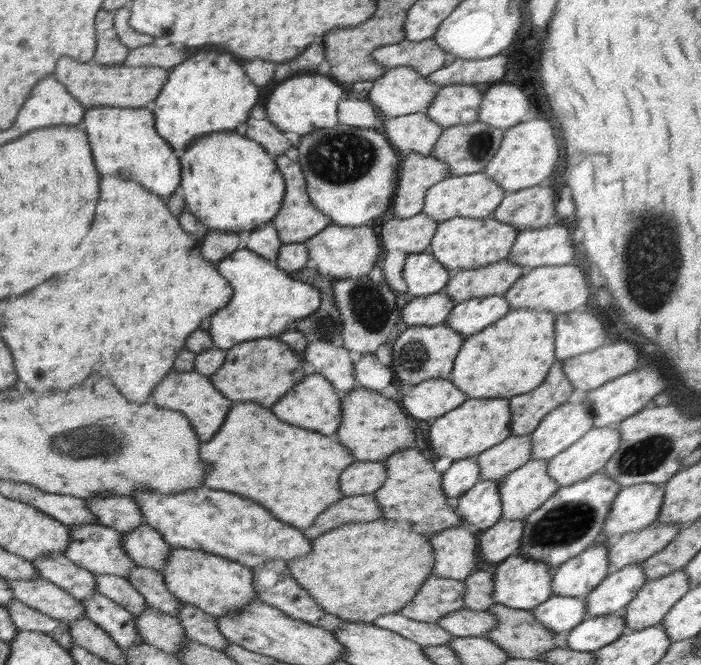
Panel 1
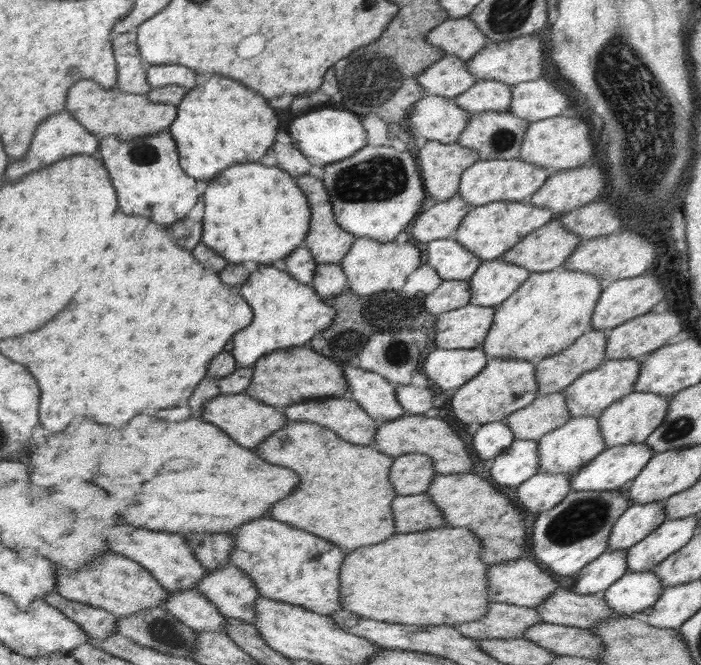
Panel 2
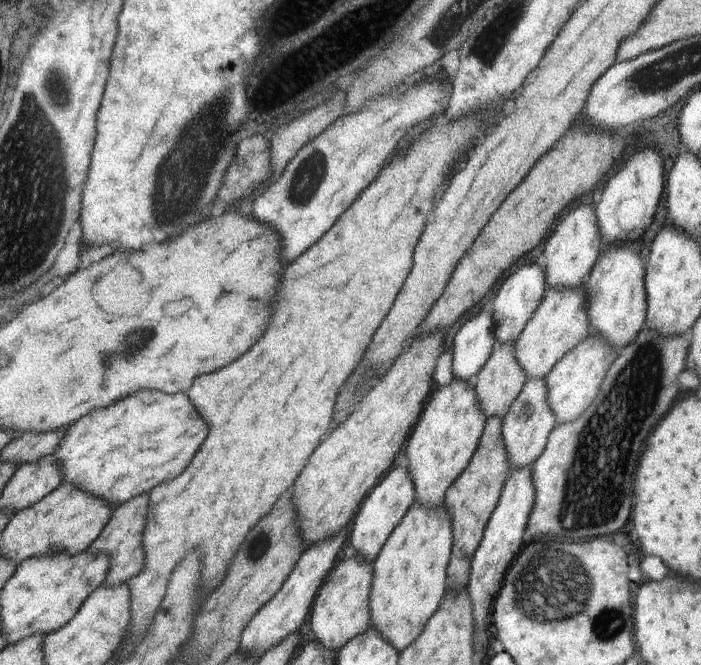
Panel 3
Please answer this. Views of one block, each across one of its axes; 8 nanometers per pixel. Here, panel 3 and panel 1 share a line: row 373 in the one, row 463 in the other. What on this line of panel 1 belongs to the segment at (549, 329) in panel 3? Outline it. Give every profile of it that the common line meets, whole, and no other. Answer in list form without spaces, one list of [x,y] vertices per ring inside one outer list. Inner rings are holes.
[[[531,458],[500,480],[502,519],[525,519],[560,488],[548,476],[548,462],[548,459]]]

